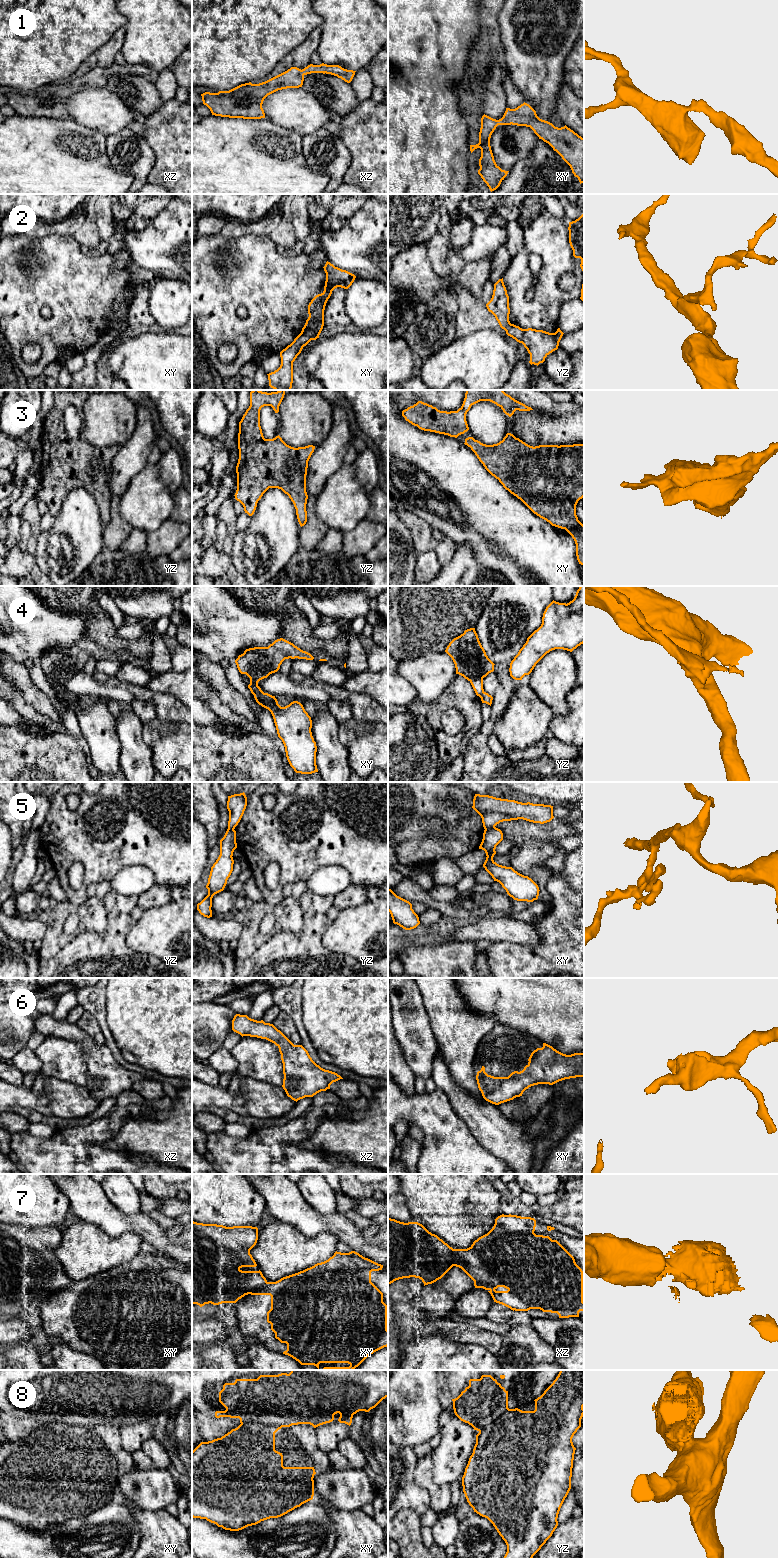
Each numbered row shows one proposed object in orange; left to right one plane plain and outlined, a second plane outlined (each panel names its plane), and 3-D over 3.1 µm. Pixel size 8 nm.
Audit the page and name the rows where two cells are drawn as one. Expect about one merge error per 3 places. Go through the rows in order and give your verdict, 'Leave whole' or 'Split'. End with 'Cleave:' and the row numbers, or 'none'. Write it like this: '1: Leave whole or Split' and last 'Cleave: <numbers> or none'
1: Leave whole
2: Split
3: Leave whole
4: Split
5: Split
6: Leave whole
7: Split
8: Split
Cleave: 2, 4, 5, 7, 8

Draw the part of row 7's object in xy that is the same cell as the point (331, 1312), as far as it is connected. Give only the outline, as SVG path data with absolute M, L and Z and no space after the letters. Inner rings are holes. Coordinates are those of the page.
M355 1251L349 1253L335 1252L328 1260L317 1263L298 1273L281 1278L276 1282L267 1282L263 1287L251 1292L251 1295L270 1295L271 1309L267 1312L267 1322L271 1324L271 1330L275 1338L281 1343L287 1344L287 1350L283 1354L298 1361L301 1365L314 1365L319 1369L320 1363L348 1363L349 1367L324 1367L322 1370L354 1370L369 1355L388 1346L387 1329L387 1305L383 1302L383 1293L371 1282L371 1272L382 1270L383 1265L363 1257Z

